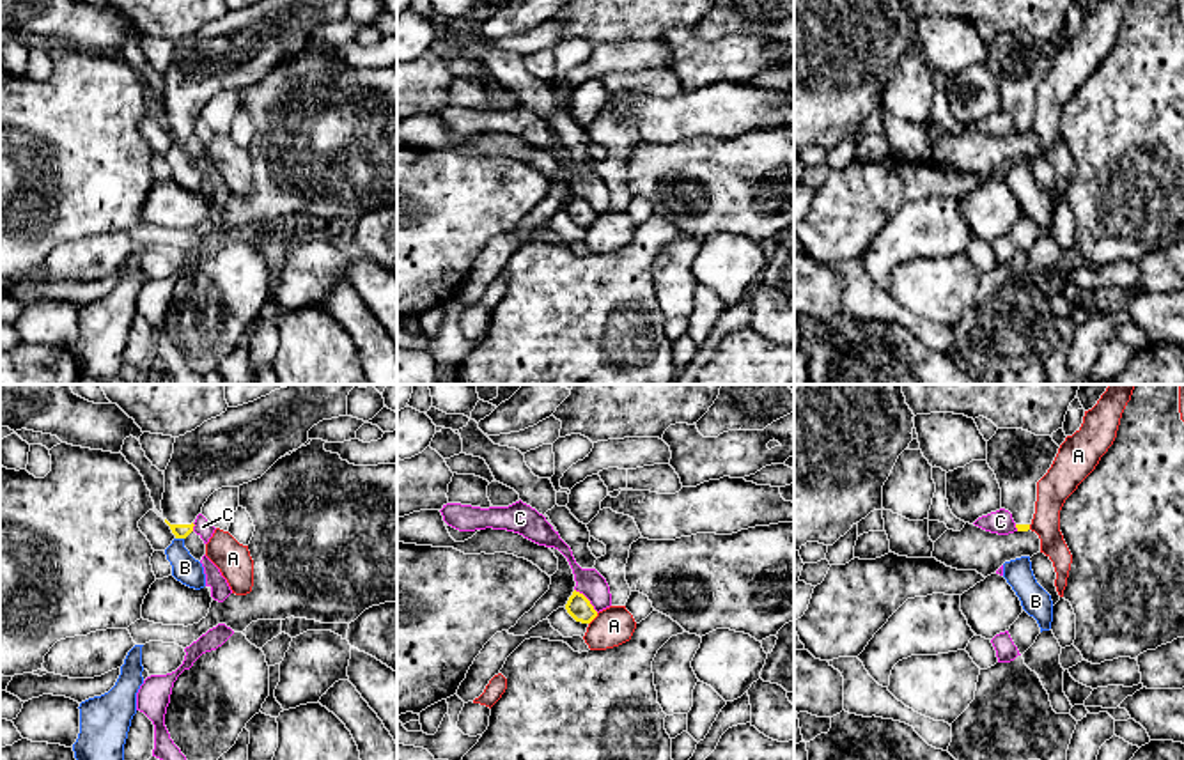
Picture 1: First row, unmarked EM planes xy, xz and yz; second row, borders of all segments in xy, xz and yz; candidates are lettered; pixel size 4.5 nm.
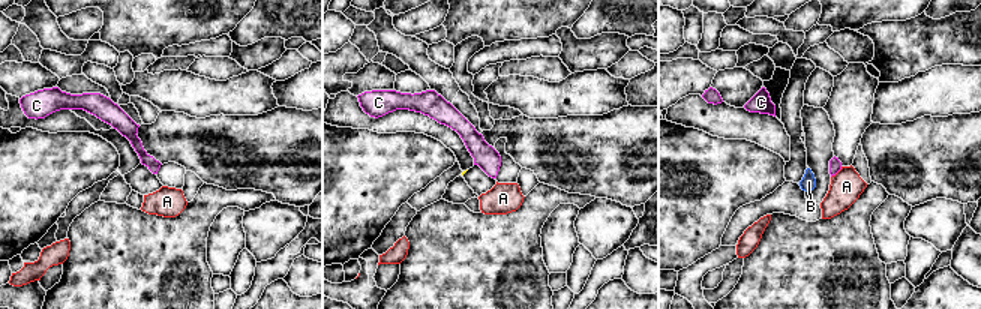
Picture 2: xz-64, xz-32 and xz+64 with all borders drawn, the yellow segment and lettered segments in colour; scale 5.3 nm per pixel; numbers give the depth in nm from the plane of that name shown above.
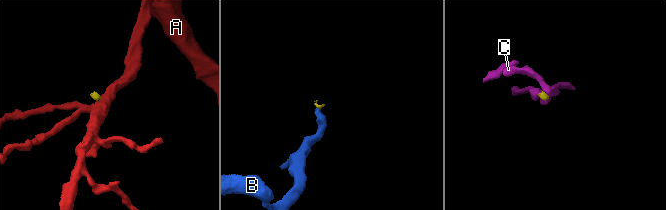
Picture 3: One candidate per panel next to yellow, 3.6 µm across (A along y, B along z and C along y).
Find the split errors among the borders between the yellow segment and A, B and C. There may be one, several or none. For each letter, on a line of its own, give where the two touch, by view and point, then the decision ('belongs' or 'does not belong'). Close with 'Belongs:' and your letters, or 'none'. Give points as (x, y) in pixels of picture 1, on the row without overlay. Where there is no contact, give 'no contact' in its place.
A: xz (594, 220) | does not belong
B: xy (179, 140) | belongs
C: xz (587, 202) | does not belong
Belongs: B

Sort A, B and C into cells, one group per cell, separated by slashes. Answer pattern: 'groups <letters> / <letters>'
groups A / B / C

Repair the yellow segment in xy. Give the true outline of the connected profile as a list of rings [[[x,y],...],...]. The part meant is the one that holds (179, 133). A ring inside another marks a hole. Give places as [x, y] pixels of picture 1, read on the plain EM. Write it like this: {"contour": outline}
{"contour": [[[261,0],[238,11],[227,11],[220,19],[175,41],[174,57],[165,73],[161,103],[163,122],[175,138],[165,152],[172,179],[195,193],[206,190],[204,170],[184,151],[184,142],[193,135],[197,119],[214,94],[261,81],[280,60],[305,48],[314,28],[346,18],[347,0]]]}

